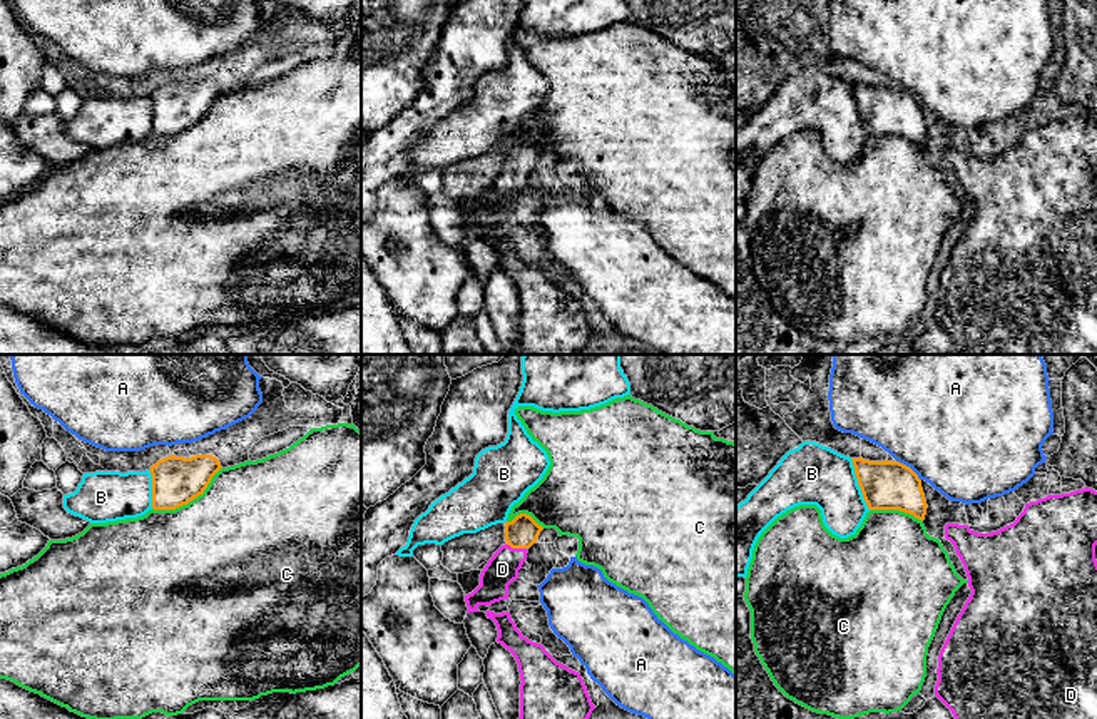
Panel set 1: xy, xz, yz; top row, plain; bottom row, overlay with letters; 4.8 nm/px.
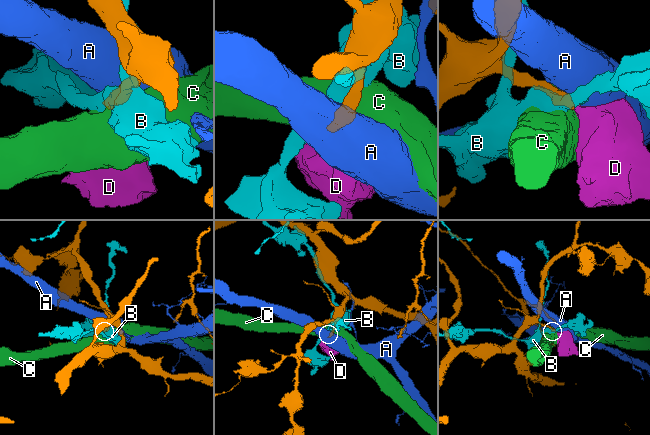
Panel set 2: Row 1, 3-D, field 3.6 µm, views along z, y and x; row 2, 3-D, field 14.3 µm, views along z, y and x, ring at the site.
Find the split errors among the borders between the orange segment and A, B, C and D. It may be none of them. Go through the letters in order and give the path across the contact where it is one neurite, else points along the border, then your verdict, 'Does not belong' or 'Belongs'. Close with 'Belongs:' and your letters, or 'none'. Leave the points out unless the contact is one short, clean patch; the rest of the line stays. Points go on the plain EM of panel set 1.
A: Does not belong
B: Does not belong
C: Does not belong
D: Belongs
Belongs: D

